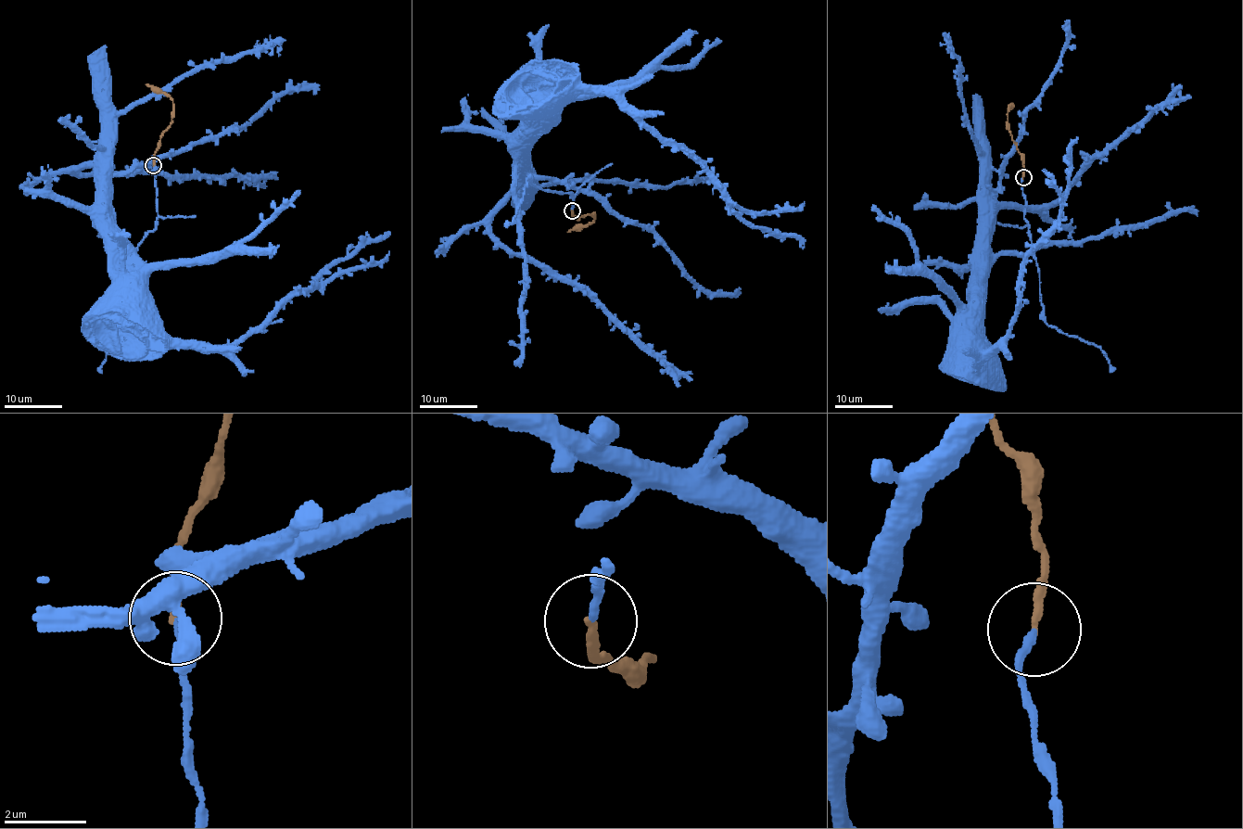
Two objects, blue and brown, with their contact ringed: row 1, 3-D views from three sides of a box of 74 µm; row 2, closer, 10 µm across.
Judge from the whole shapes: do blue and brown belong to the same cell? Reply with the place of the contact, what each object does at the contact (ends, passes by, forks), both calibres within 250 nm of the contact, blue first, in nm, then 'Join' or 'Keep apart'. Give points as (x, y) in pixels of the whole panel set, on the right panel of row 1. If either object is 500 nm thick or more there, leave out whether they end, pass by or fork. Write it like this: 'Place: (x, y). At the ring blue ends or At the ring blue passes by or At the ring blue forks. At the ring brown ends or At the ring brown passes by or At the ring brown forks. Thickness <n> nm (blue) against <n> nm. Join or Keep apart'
Place: (1023, 177). At the ring blue ends. At the ring brown ends. Thickness 170 nm (blue) against 190 nm. Join

